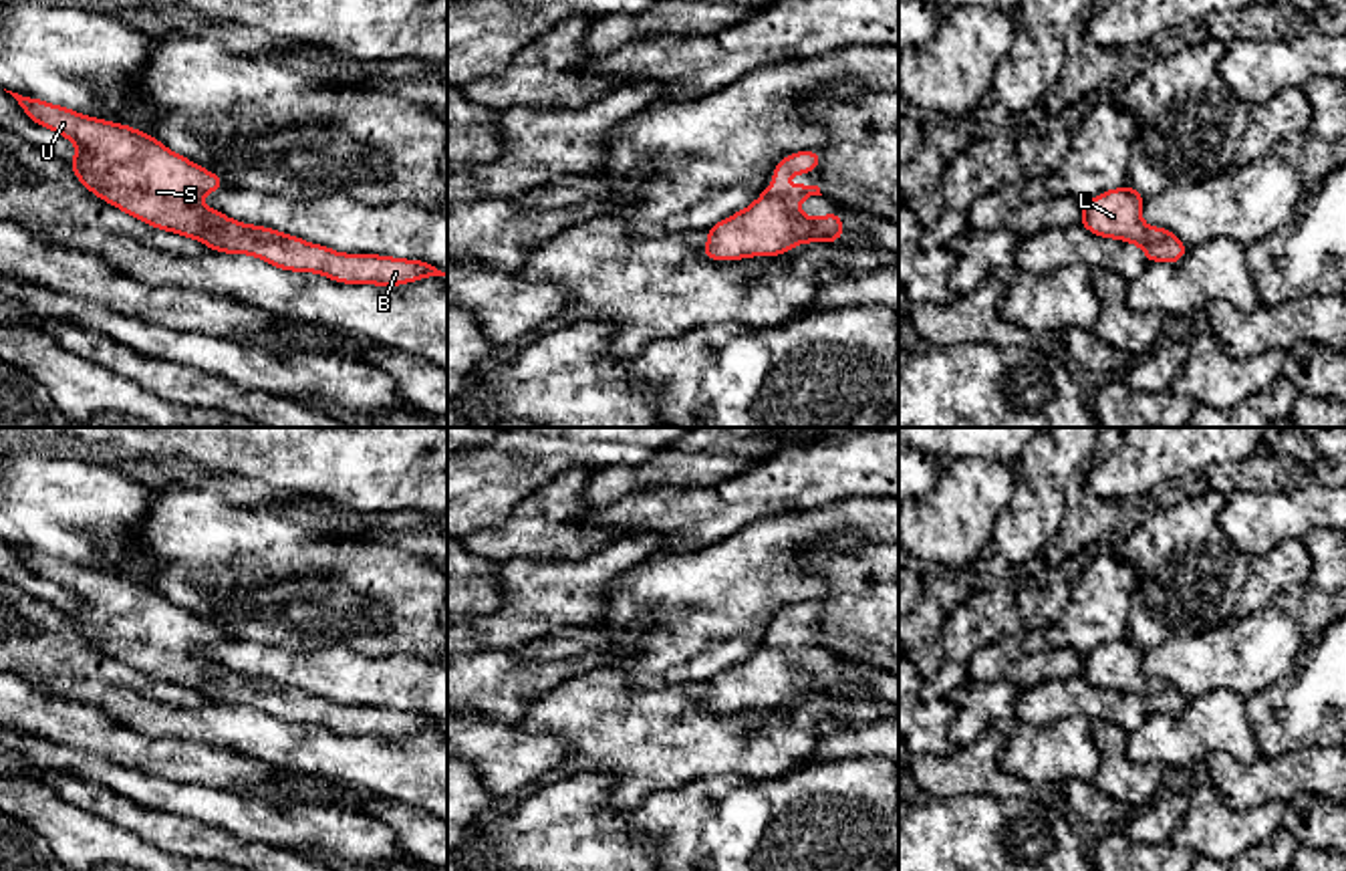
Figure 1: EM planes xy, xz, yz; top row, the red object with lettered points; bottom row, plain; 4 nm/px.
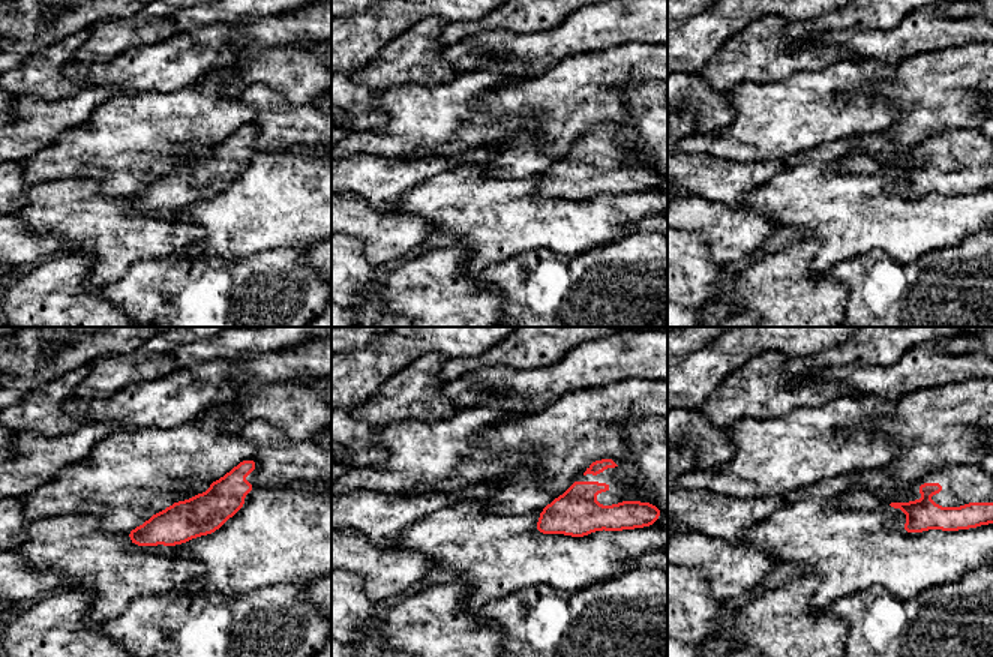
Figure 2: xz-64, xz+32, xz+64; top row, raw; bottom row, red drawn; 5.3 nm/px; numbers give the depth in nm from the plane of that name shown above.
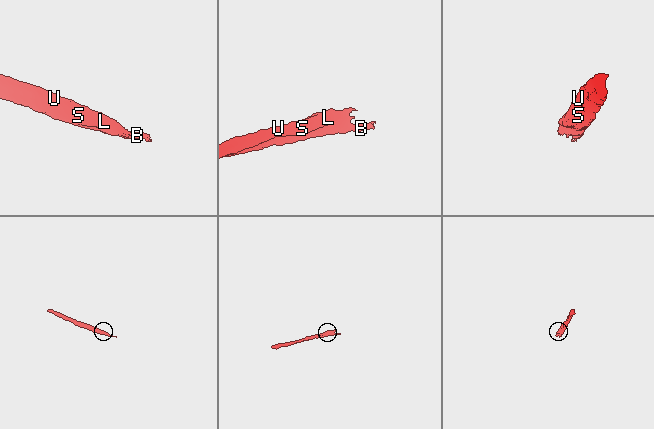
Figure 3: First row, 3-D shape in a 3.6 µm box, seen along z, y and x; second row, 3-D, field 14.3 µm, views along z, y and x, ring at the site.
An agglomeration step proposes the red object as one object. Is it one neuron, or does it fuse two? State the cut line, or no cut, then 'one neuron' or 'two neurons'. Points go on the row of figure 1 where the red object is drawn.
no cut | one neuron

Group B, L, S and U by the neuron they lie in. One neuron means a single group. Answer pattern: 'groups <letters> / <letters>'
groups B L S U

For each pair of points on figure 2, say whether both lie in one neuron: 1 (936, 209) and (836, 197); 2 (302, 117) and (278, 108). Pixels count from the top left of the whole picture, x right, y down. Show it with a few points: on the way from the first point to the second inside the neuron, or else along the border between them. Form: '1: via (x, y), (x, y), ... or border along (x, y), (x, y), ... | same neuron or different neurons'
1: via (911, 209), (861, 209) | same neuron
2: via (296, 117), (284, 114) | same neuron

